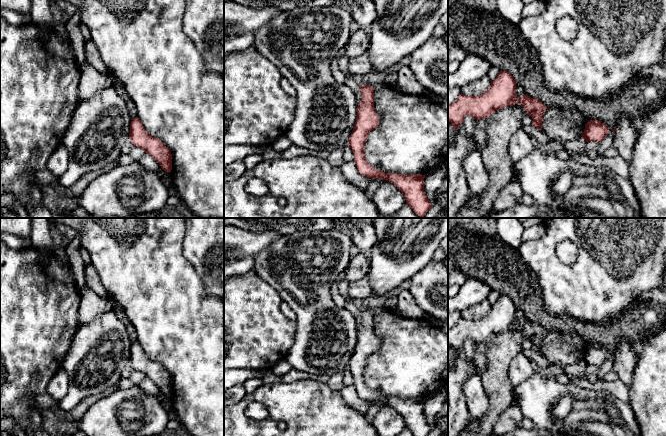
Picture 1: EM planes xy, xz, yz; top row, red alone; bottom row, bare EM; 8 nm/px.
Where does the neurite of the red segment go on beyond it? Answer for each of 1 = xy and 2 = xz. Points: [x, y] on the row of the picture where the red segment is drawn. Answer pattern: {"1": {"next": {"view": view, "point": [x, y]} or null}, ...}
{"1": {"next": null}, "2": {"next": null}}

